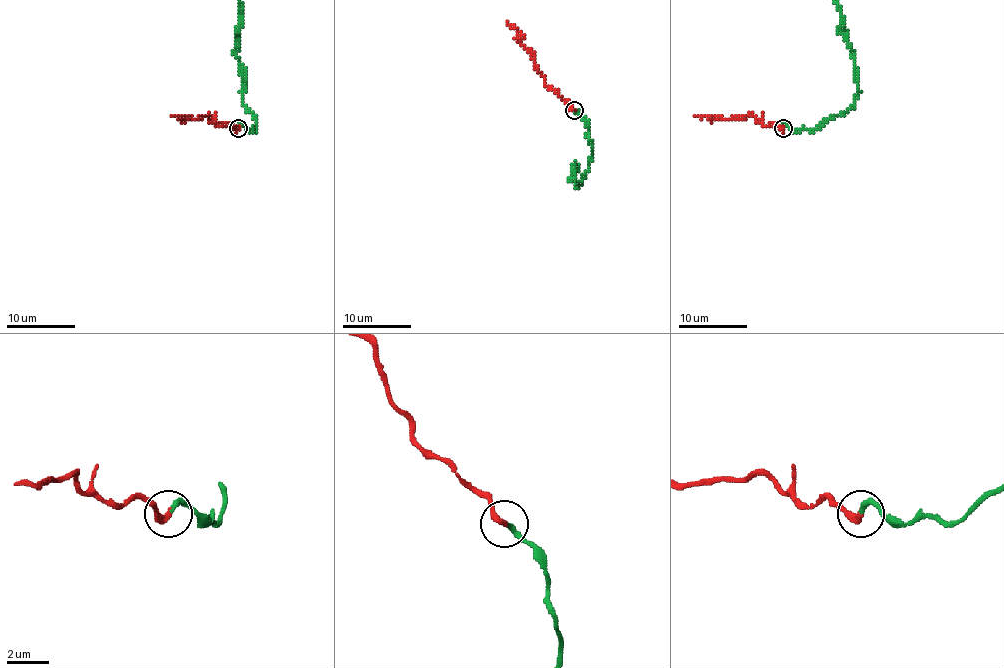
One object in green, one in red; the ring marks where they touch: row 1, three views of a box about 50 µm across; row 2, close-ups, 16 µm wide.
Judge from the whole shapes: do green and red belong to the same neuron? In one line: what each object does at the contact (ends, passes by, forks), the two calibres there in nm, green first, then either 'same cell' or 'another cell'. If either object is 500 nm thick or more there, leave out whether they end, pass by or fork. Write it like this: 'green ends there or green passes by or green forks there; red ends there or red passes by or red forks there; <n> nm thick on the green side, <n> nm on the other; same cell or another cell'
green ends there; red ends there; 240 nm thick on the green side, 320 nm on the other; same cell

